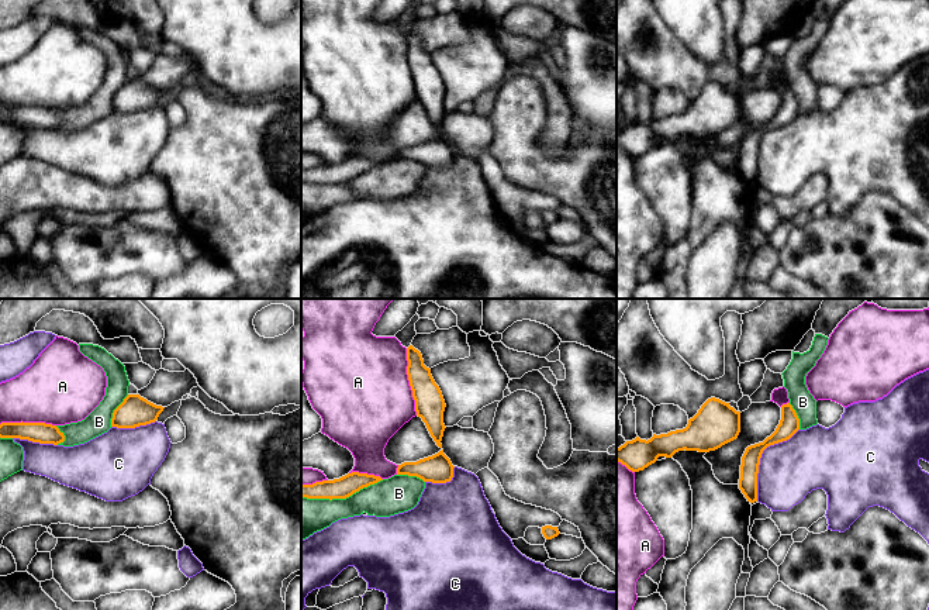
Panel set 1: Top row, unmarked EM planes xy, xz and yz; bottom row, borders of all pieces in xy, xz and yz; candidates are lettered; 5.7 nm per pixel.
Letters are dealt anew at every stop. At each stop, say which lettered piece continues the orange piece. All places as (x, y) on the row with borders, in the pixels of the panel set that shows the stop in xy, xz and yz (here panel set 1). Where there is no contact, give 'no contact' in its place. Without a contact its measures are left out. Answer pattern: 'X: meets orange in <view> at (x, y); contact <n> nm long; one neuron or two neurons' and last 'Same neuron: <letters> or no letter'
A: meets orange in xz at (410, 382); contact 380 nm long; two neurons
B: meets orange in xz at (342, 498); contact 480 nm long; two neurons
C: meets orange in yz at (760, 457); contact 480 nm long; one neuron
Same neuron: C

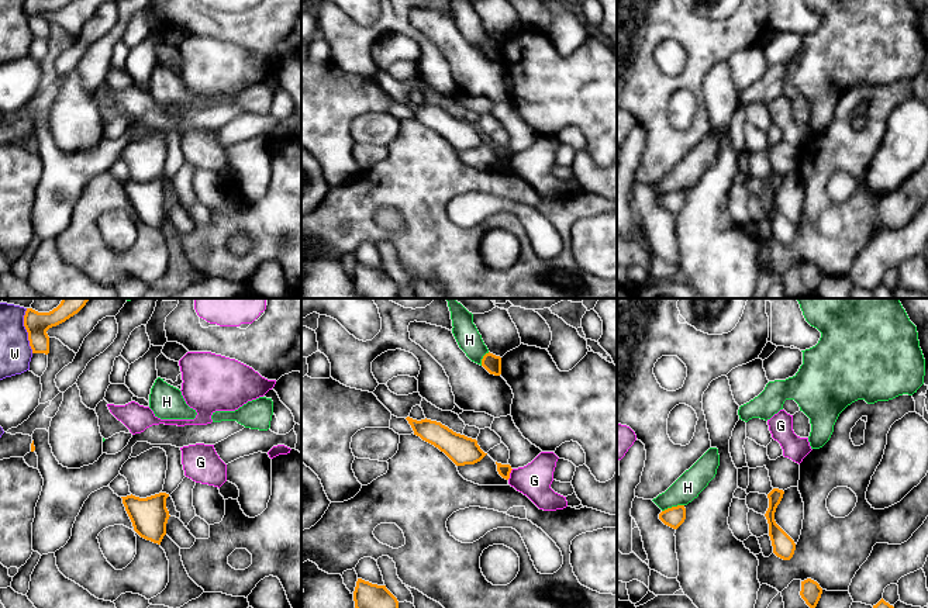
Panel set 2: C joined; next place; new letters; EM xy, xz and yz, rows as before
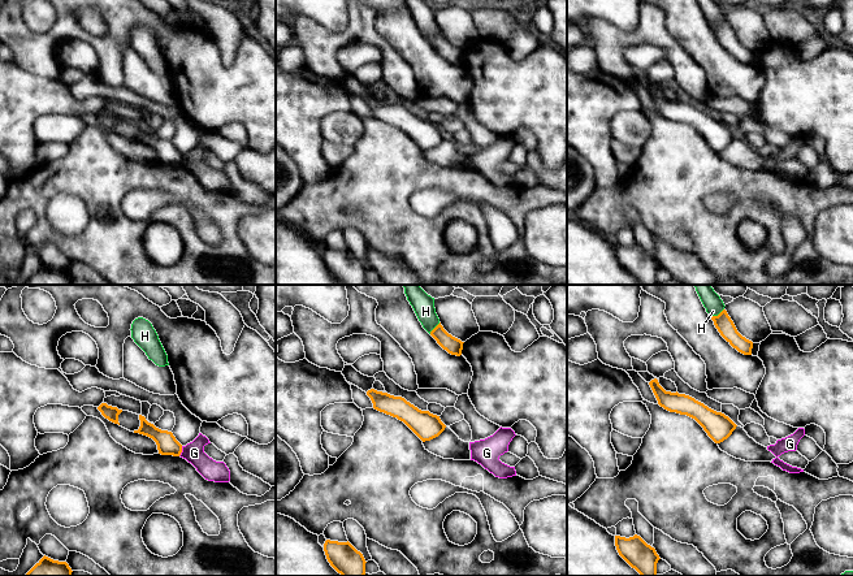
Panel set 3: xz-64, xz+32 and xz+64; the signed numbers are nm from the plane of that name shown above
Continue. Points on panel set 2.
G: meets orange in xz at (509, 474); contact 70 nm long; two neurons
H: meets orange in yz at (672, 507); contact 130 nm long; two neurons
W: meets orange in xy at (27, 331); contact 260 nm long; two neurons
Same neuron: no letter

